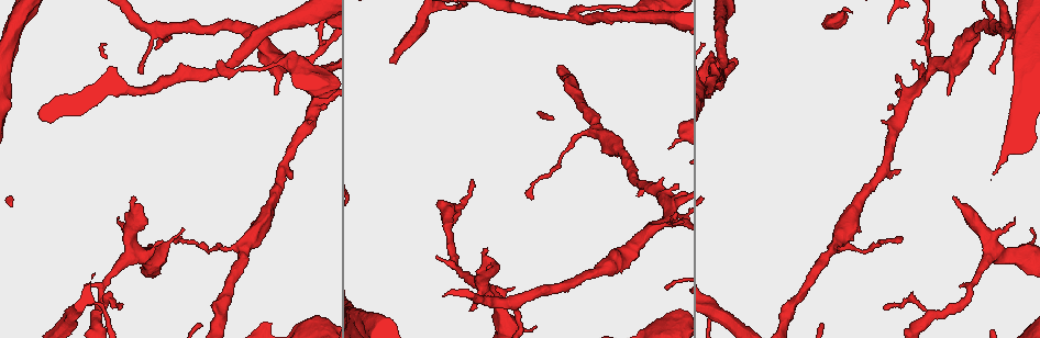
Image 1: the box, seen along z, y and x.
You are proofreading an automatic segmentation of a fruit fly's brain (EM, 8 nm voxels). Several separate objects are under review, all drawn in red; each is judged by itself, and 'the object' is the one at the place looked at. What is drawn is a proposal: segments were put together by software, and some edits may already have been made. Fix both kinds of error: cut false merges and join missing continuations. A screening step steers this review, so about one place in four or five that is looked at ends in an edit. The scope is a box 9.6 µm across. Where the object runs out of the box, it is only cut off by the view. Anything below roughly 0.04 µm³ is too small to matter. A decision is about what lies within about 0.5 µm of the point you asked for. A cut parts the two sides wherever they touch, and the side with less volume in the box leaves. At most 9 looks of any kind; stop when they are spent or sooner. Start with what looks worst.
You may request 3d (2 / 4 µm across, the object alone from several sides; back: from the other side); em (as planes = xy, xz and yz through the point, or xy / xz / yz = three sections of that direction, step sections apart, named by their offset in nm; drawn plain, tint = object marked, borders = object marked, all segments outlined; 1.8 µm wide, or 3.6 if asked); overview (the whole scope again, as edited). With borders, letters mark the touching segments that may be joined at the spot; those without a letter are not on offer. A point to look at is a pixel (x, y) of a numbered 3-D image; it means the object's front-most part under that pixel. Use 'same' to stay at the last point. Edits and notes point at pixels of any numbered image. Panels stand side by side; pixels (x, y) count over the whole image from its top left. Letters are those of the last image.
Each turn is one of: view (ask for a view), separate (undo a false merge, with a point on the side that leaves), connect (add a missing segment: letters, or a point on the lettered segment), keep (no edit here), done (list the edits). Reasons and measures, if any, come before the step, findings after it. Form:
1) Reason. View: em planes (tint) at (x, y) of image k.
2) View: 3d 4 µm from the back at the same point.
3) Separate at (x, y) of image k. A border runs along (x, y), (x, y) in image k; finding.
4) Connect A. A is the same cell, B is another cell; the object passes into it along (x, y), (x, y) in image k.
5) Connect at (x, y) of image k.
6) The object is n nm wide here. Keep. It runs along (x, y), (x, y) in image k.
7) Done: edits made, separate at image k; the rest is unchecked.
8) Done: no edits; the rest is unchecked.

Thick turns thin. View: 3d 2 µm from the back at (669, 203) of image 1.

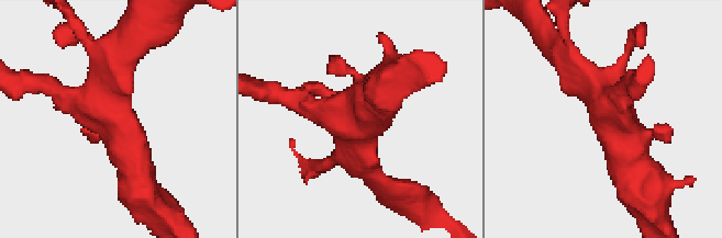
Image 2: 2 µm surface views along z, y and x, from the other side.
View: em xz step 16 (tint) at (352, 125) of image 2.

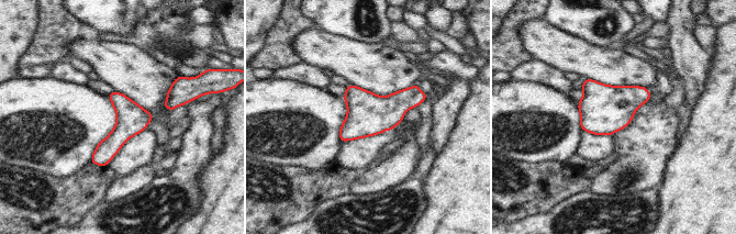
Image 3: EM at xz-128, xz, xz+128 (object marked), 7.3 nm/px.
Another direction. View: em planes (borders) at the same point.

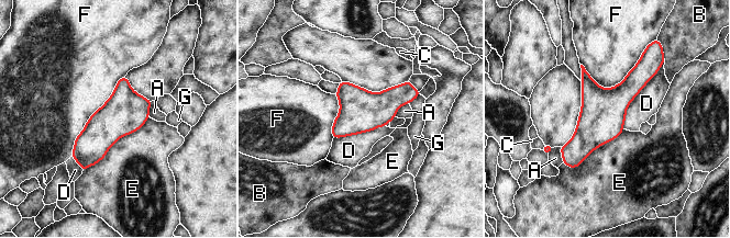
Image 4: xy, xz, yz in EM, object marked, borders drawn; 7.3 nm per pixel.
The longest contact is with F, 700 nm. Keep. A, B, C, D, E, F and G are other cells; it runs along (649, 65), (603, 113), (570, 163) in image 4; one neuron here.

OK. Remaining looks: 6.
View: em planes (borders) at (224, 71) of image 1.

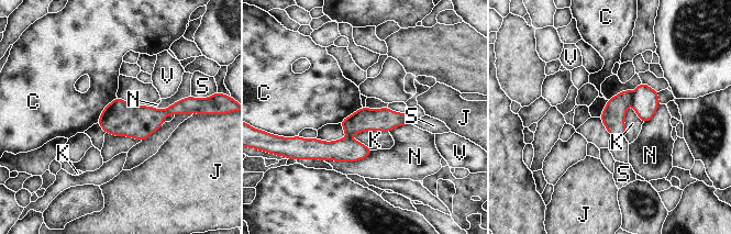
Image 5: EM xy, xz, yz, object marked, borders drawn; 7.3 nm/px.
Separate at (612, 116) of image 5. C, J, K, N, S and V are other cells; the part that leaves runs along (408, 121), (344, 123) in image 5; a second neuron is stuck on.

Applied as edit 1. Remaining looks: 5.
Closes a loop. View: em xz step 8 (plain) at (368, 321) of image 1.

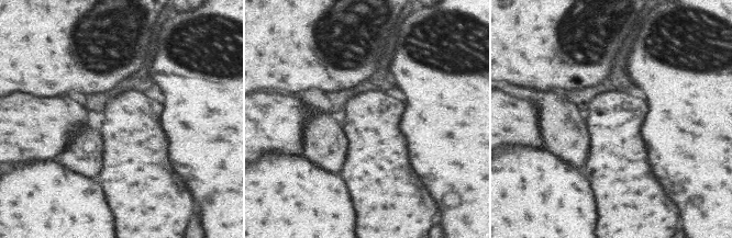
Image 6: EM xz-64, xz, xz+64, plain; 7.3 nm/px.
What lies round it. View: em xz step 8 (borders) at the same point.

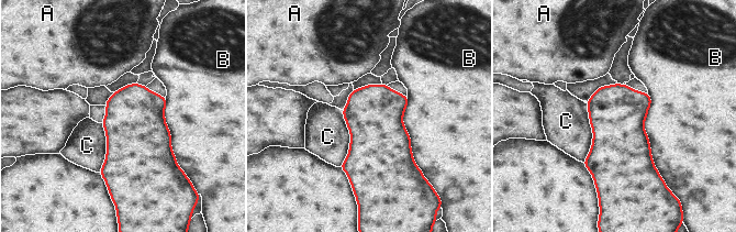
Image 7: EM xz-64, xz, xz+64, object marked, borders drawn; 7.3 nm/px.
Keep. A, B and C are other cells; a border runs along (587, 103), (592, 145), (583, 162) in image 7; continuous, no second neuron.

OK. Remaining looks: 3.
Done: edits made, separate at image 5; the rest is unchecked.

